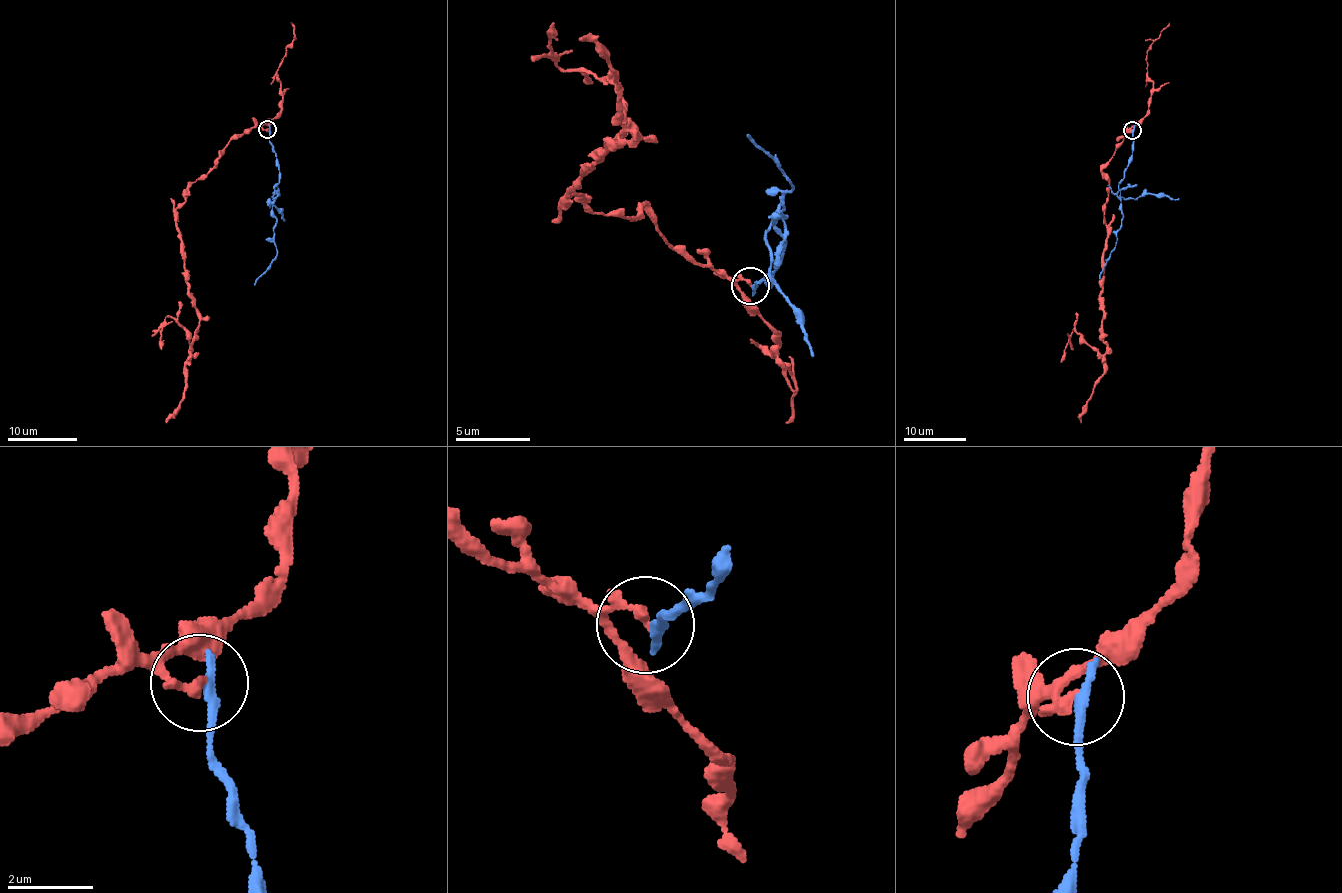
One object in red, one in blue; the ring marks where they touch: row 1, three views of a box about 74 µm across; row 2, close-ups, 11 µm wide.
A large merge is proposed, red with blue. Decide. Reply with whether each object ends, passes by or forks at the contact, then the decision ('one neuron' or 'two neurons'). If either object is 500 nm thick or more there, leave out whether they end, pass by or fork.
red ends; blue ends; two neurons

